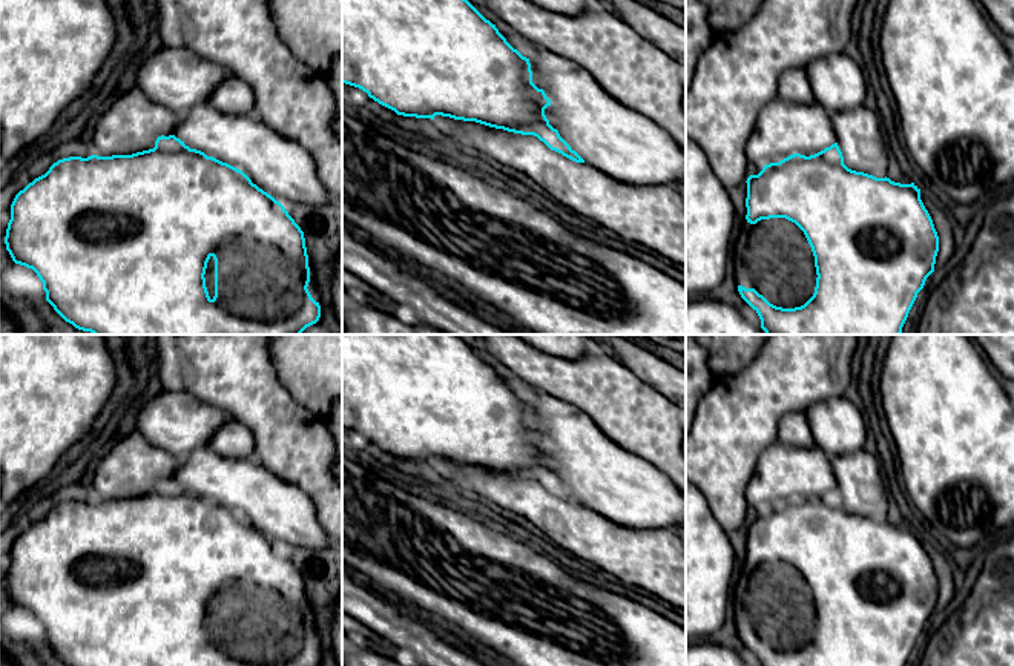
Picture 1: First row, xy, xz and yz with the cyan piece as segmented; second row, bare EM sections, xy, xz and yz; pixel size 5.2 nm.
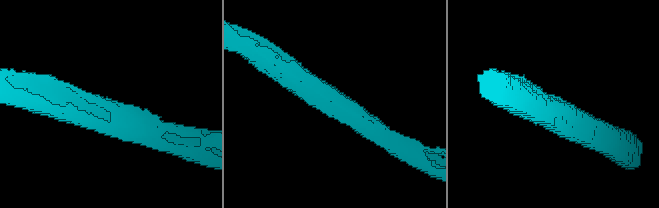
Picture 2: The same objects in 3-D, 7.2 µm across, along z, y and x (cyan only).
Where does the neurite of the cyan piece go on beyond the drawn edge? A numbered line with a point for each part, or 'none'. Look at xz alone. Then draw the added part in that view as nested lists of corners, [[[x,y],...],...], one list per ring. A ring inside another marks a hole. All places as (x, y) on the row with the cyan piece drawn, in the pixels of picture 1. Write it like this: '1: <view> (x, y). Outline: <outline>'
none

